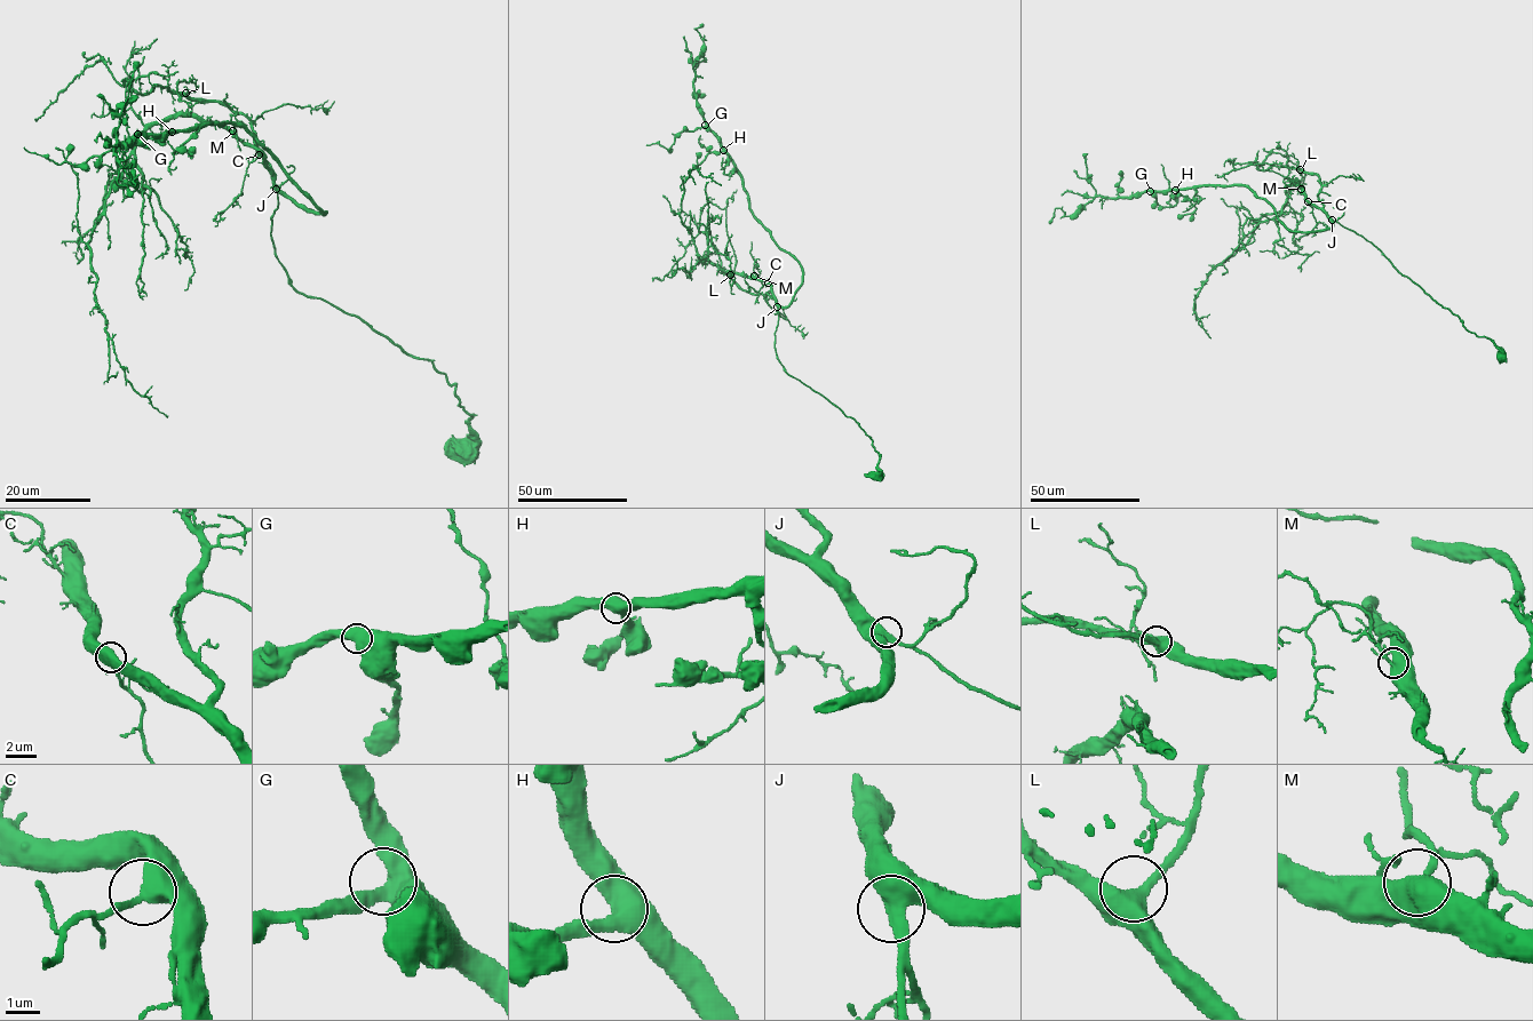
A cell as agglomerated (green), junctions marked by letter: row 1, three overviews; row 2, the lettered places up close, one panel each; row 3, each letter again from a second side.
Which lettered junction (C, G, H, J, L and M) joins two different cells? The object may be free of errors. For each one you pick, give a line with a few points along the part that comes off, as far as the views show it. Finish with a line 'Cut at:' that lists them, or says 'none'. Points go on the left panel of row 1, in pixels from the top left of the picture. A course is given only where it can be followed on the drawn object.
Cut at: none

